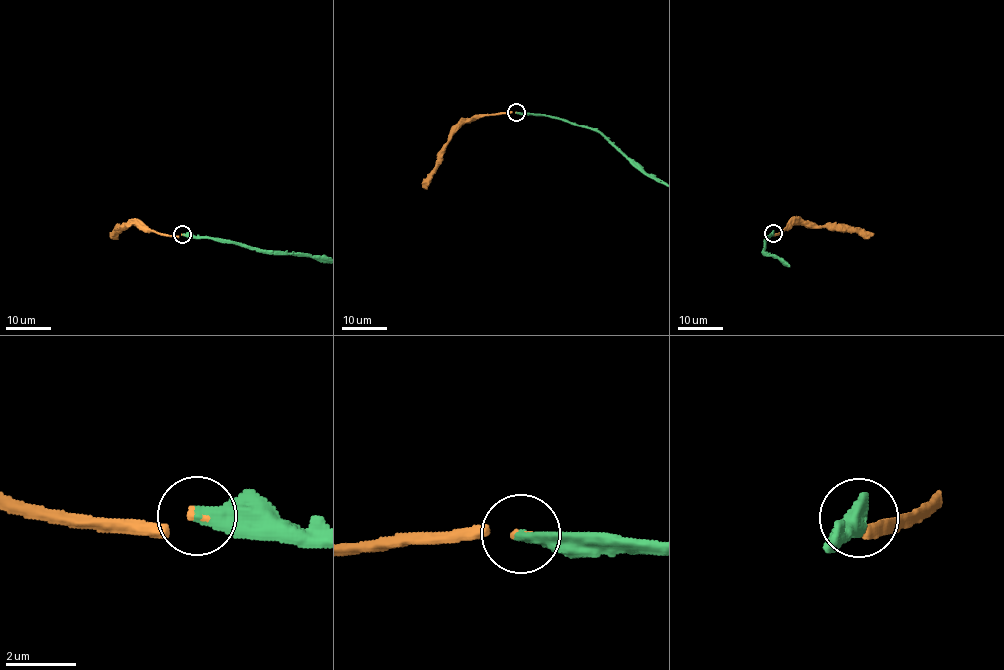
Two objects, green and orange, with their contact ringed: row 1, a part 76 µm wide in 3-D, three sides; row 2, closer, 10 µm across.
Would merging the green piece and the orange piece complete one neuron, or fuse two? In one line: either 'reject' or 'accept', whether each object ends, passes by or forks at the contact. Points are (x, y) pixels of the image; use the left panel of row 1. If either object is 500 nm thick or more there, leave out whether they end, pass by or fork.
accept | green ends | orange ends

